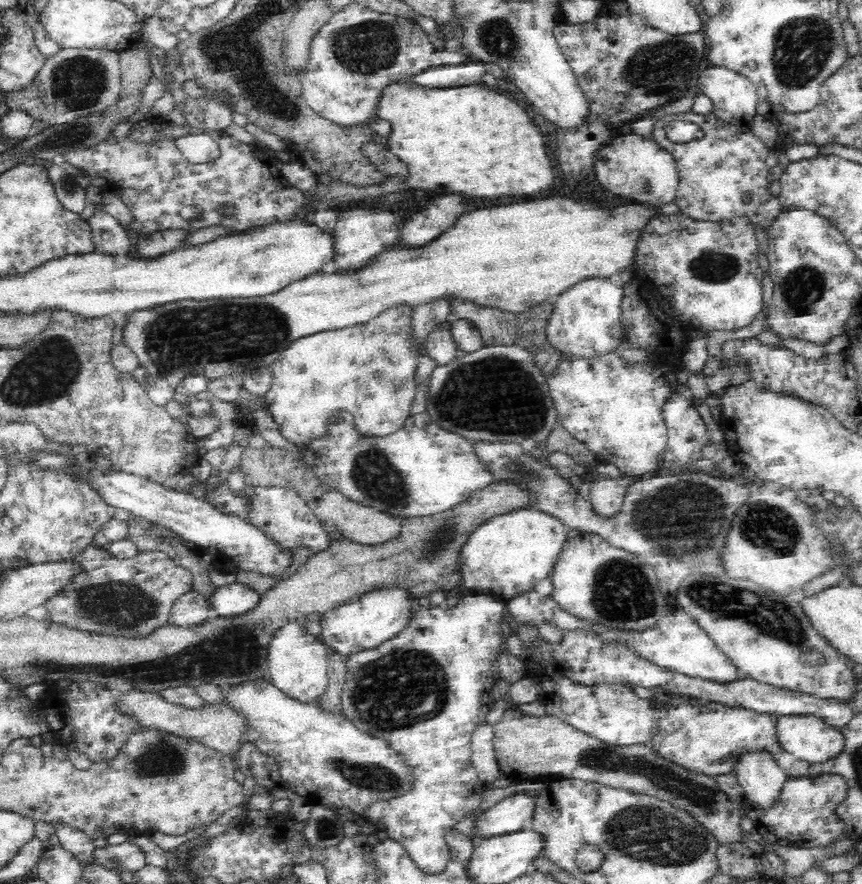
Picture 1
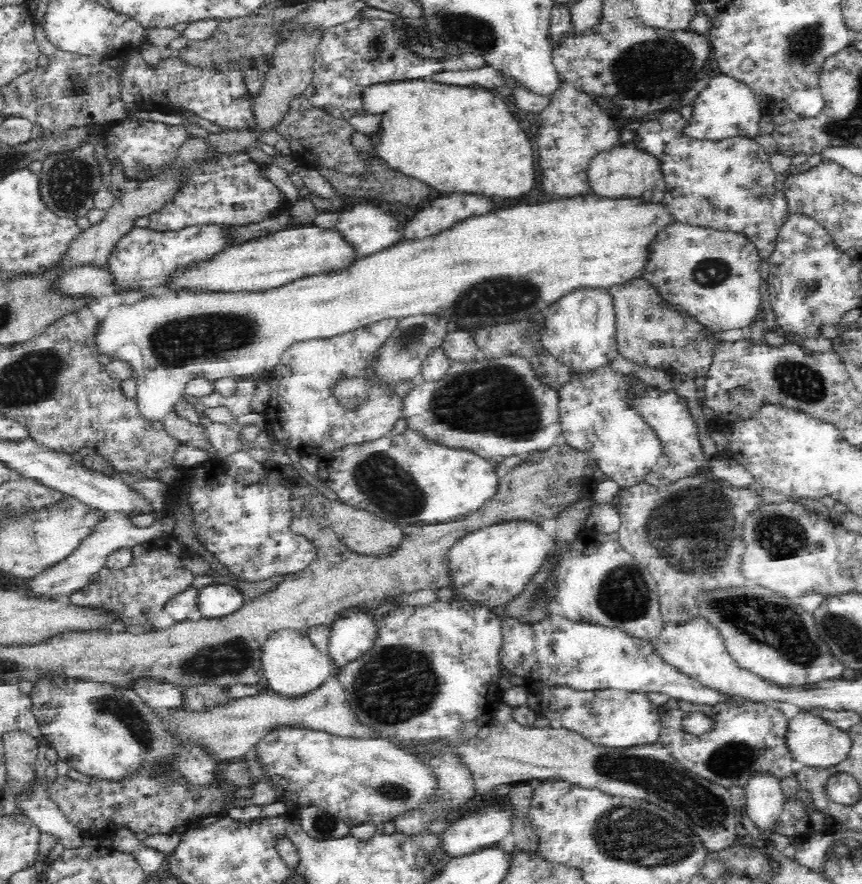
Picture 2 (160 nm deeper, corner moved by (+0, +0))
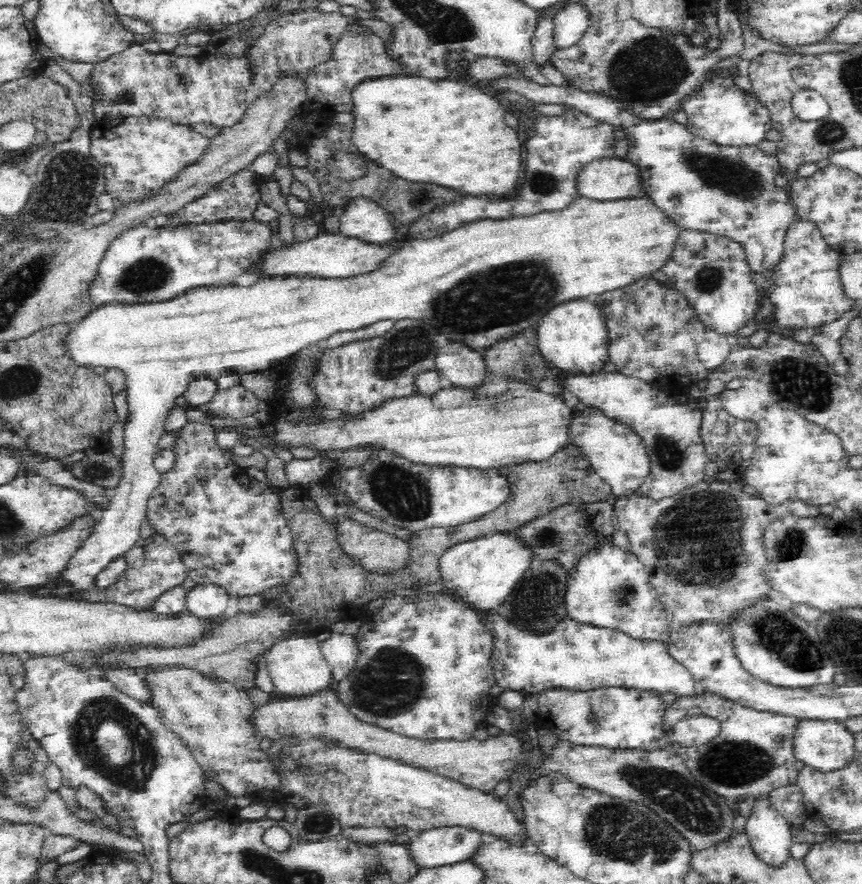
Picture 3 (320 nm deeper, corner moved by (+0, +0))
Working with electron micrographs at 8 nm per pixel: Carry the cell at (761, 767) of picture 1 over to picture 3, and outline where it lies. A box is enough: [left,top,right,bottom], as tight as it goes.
[745,795,790,865]

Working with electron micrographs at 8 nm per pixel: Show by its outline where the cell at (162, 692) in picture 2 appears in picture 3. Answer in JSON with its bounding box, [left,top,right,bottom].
[103,669,153,703]

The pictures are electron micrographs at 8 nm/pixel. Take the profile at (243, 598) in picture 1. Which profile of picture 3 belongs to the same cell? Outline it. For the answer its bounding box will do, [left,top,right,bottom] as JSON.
[186,583,230,620]

